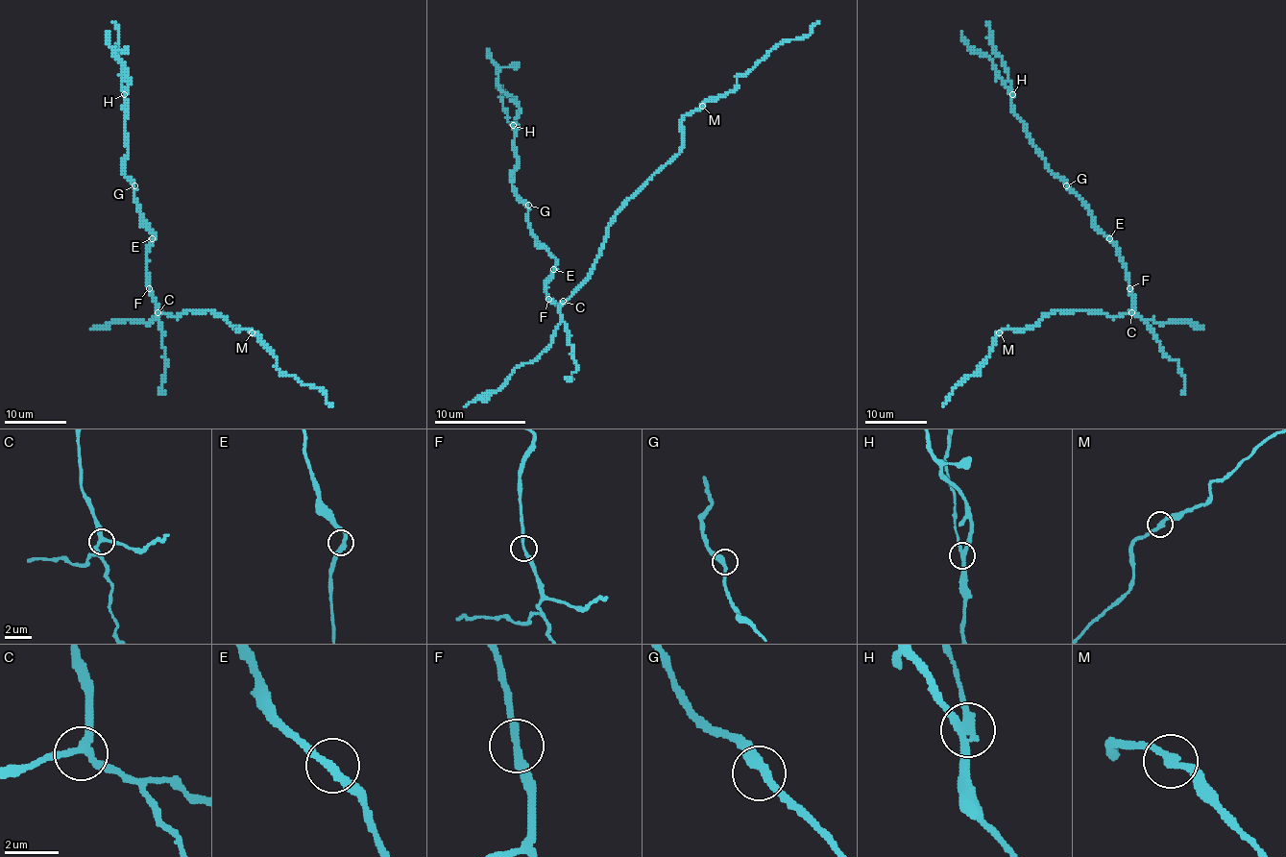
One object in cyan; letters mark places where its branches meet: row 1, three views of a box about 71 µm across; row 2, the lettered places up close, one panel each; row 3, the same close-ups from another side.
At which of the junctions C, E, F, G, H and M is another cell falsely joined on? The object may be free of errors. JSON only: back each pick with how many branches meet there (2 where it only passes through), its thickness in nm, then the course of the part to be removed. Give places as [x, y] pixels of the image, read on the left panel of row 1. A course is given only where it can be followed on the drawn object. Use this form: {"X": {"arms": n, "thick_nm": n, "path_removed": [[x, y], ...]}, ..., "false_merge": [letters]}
{"H": {"arms": 3, "thick_nm": 280, "path_removed": [[124, 94], [118, 29], [113, 21]]}, "false_merge": ["H"]}

